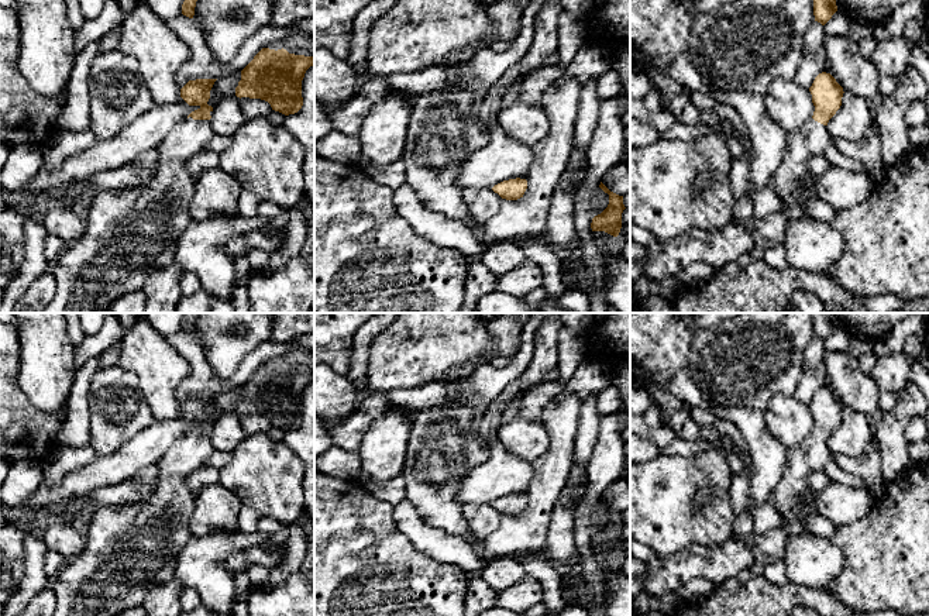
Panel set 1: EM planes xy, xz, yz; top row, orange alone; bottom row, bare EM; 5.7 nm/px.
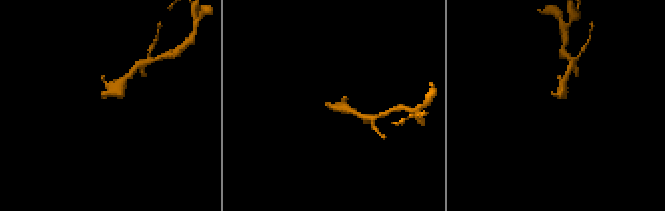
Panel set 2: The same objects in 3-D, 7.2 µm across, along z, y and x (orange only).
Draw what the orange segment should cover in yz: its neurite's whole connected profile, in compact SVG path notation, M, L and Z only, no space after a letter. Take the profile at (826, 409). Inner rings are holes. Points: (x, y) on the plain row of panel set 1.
M826 388L819 389L809 403L815 427L799 445L787 451L782 479L777 483L770 502L780 515L788 537L809 534L805 517L816 510L816 493L809 475L823 471L833 457L828 447L829 436L842 421L843 403Z

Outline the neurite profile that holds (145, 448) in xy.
M182 413L168 421L154 421L111 455L97 457L90 464L70 471L59 483L51 485L42 481L21 506L31 510L52 509L69 500L86 500L99 488L120 485L144 467L155 465L175 441L197 424L200 421L189 421Z

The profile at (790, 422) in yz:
M775 395L764 410L768 433L787 450L799 445L815 427L809 405L795 396Z

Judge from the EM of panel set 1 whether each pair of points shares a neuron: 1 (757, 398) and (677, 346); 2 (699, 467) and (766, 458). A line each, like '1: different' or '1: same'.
1: different
2: different

